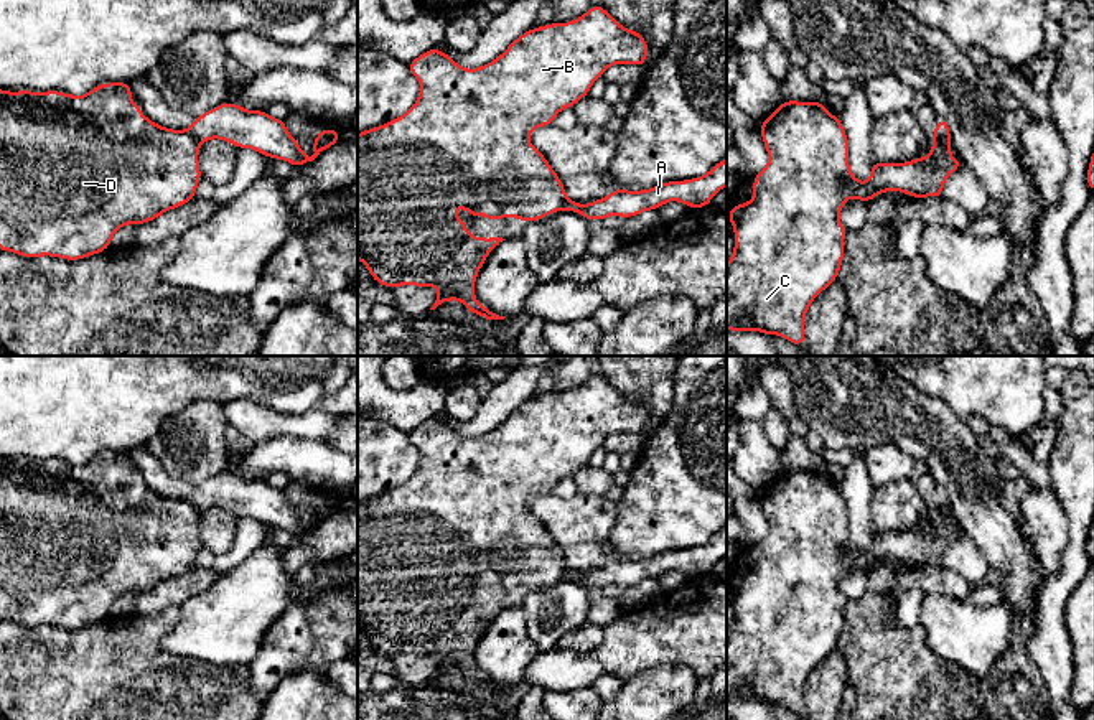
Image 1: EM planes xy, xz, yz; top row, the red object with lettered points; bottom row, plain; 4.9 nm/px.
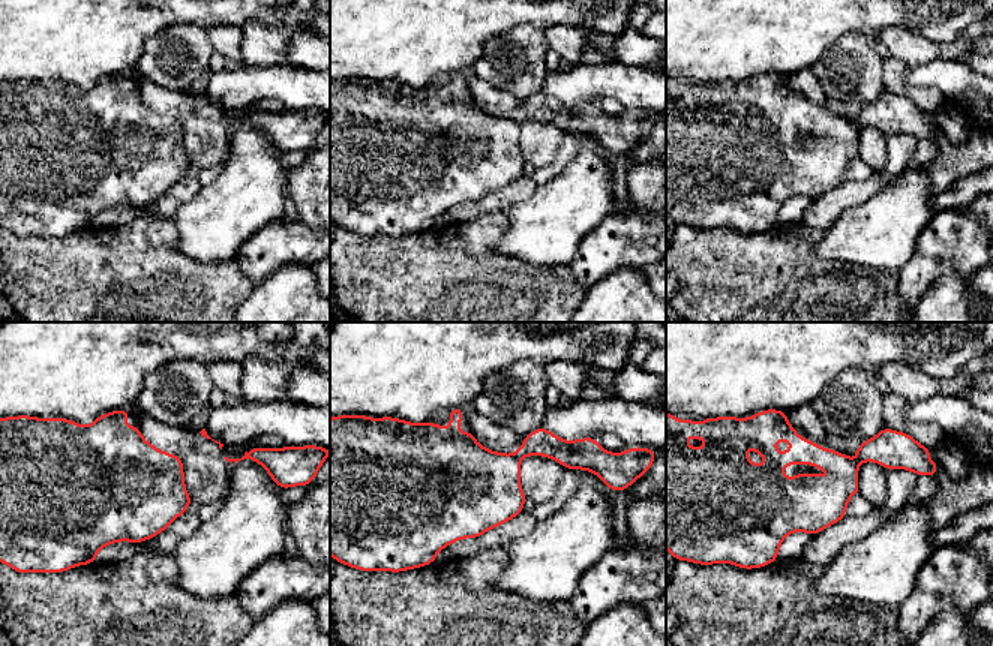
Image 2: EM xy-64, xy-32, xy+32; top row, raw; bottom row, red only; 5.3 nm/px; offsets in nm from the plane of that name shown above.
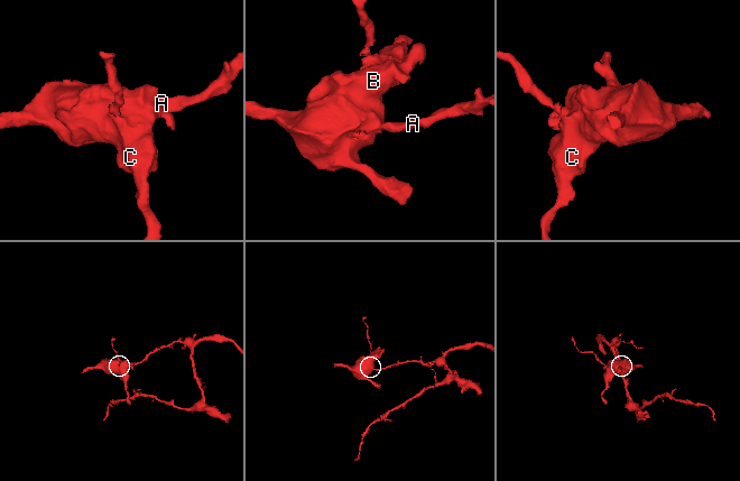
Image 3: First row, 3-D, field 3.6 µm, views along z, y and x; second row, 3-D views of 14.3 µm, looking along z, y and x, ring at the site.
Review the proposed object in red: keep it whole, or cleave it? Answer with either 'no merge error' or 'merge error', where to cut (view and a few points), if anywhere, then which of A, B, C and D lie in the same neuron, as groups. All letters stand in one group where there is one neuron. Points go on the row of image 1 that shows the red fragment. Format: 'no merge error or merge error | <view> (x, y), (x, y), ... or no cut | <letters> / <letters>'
merge error | yz (933, 134), (948, 140) | A / B C D

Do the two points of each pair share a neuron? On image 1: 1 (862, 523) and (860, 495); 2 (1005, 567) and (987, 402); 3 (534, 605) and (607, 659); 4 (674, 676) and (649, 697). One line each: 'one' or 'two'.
1: one
2: two
3: two
4: one

